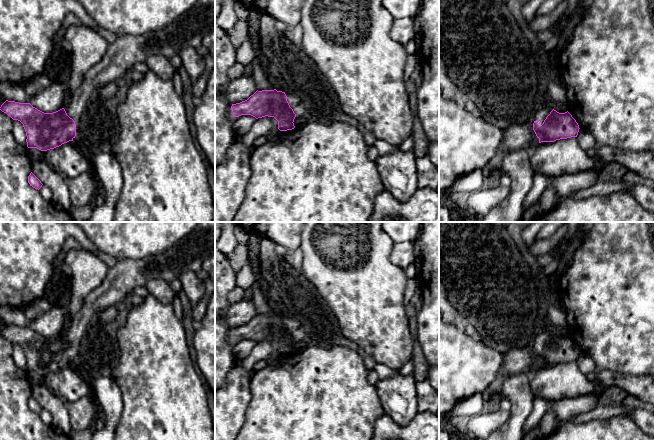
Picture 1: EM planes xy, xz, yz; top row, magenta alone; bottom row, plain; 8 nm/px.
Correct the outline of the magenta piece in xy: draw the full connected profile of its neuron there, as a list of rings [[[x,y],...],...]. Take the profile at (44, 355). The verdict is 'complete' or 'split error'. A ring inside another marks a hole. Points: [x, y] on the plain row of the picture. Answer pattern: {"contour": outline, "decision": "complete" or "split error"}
{"contour": [[[198,222],[188,235],[159,254],[142,259],[117,260],[116,264],[108,269],[102,283],[85,297],[82,307],[72,315],[64,332],[53,337],[44,337],[30,327],[6,324],[0,334],[23,348],[28,372],[37,372],[41,375],[54,373],[73,365],[76,360],[76,348],[80,345],[82,337],[98,312],[121,302],[136,287],[145,286],[151,279],[163,279],[170,283],[185,271],[191,270],[197,273],[202,269],[203,262],[214,253],[215,222]]], "decision": "split error"}

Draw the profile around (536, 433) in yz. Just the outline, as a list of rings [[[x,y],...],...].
[[[542,421],[535,426],[528,434],[526,434],[523,440],[539,440],[543,436]]]

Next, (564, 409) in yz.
[[[589,393],[583,397],[554,400],[552,402],[547,402],[545,411],[553,411],[558,421],[563,422],[569,418],[576,418],[596,408],[600,397],[601,395]]]

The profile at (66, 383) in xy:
[[[73,365],[43,375],[42,385],[67,402],[74,402],[84,396],[92,395],[90,381],[79,376]]]

